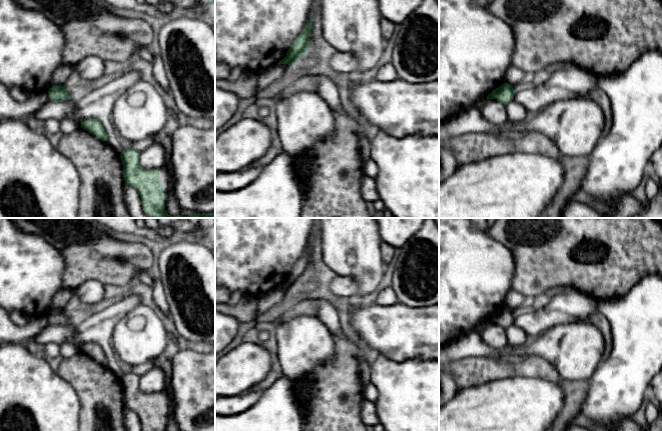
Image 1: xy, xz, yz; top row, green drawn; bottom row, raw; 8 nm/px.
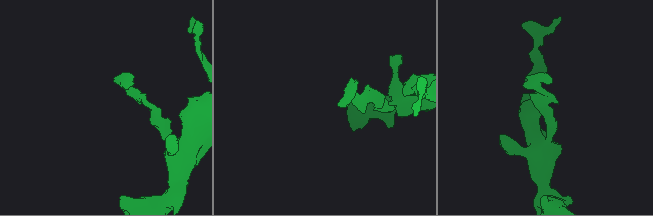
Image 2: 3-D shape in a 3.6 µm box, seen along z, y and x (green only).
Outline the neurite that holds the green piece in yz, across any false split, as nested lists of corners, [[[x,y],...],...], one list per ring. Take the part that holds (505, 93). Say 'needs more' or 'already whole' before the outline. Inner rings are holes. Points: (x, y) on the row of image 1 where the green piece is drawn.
already whole; [[[504,83],[488,94],[487,99],[496,99],[505,105],[514,99],[515,91],[512,86]]]

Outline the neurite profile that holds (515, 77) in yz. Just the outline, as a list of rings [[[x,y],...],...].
[[[511,65],[505,74],[505,83],[514,89],[524,86],[528,82],[529,76],[520,68]]]

